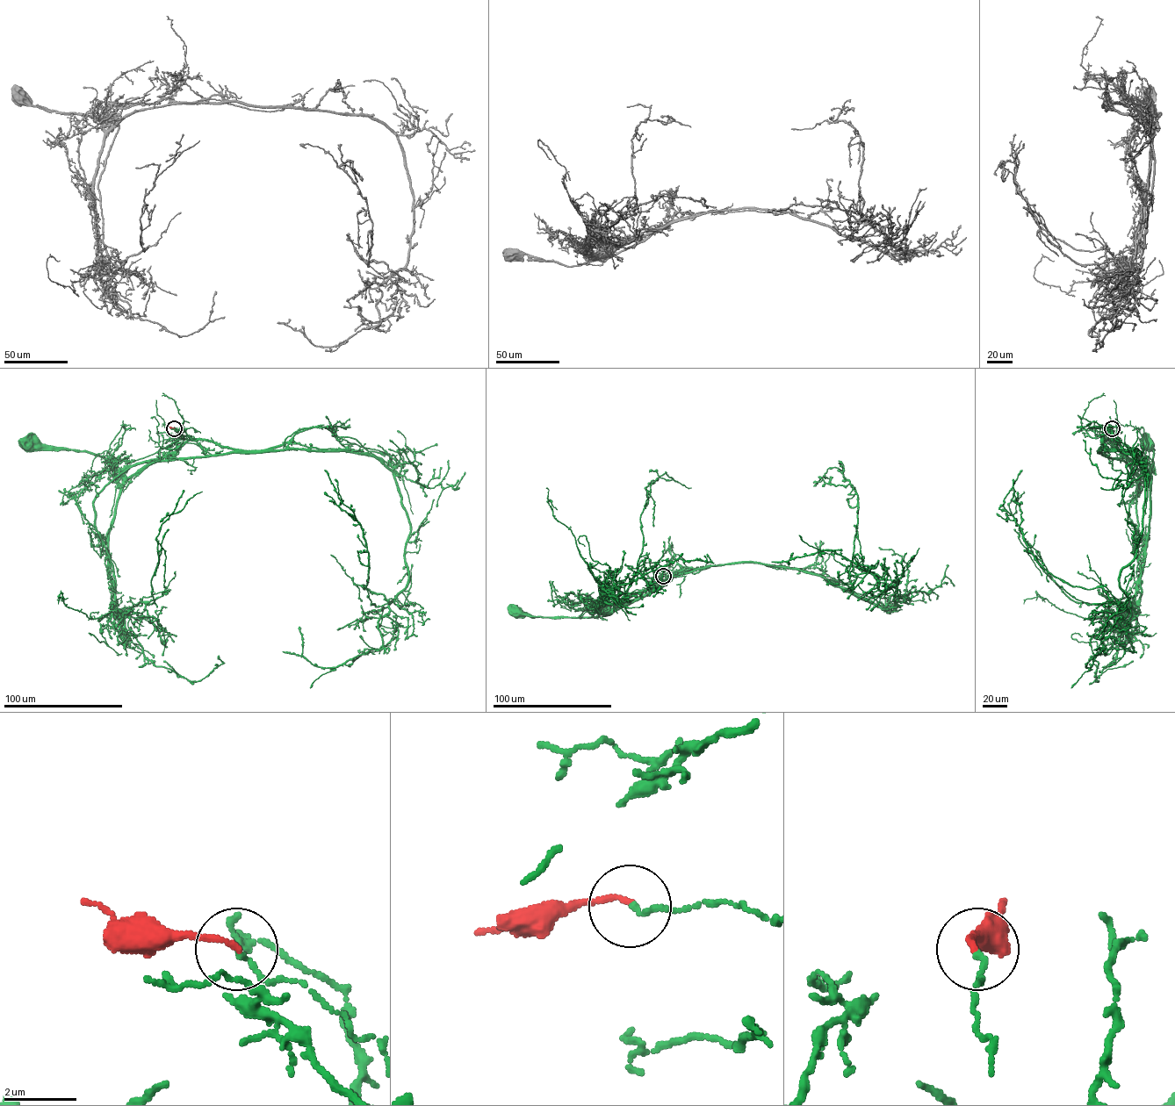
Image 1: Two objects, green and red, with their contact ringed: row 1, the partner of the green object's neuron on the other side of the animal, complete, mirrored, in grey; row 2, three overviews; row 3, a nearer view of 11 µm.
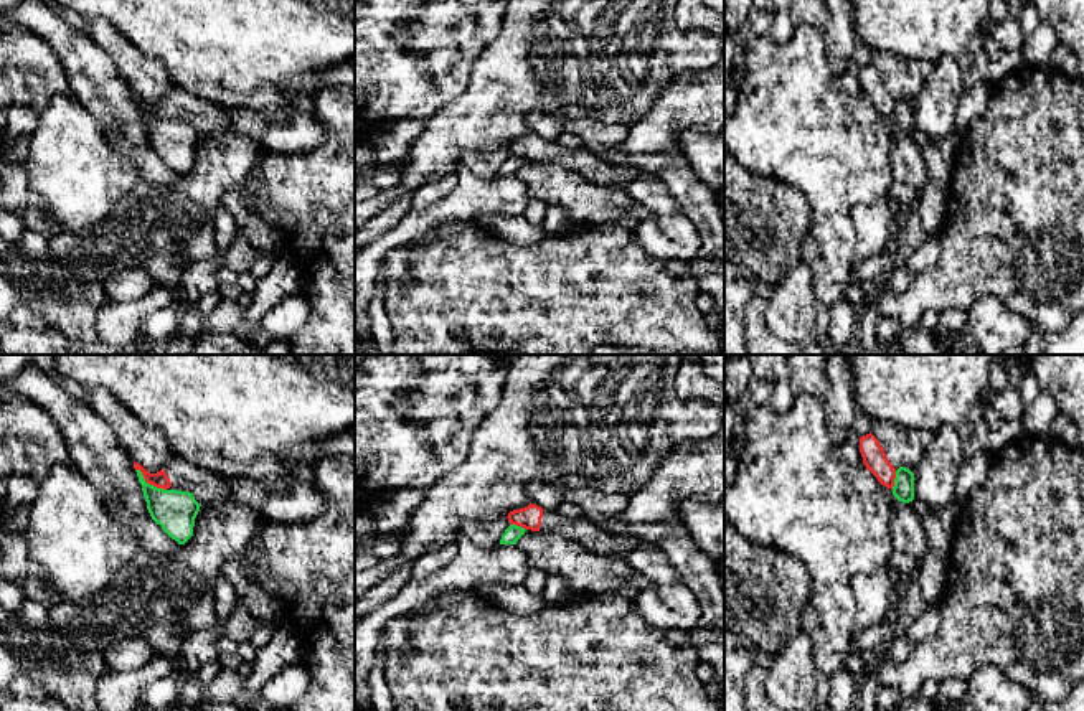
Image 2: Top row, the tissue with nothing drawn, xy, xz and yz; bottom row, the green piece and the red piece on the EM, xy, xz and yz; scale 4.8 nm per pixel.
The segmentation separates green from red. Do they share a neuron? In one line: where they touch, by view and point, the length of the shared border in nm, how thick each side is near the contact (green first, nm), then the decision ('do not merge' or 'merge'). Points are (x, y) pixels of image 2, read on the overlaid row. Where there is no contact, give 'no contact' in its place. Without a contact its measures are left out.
xy (149, 484) | 190 nm | 200/80 nm | do not merge

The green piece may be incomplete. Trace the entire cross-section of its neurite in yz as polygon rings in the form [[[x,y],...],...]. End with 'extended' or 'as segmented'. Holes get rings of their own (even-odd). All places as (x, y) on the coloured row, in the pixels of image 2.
[[[899,467],[896,470],[893,495],[903,503],[912,501],[914,500],[914,480],[916,480],[914,473],[909,469]]] | as segmented

